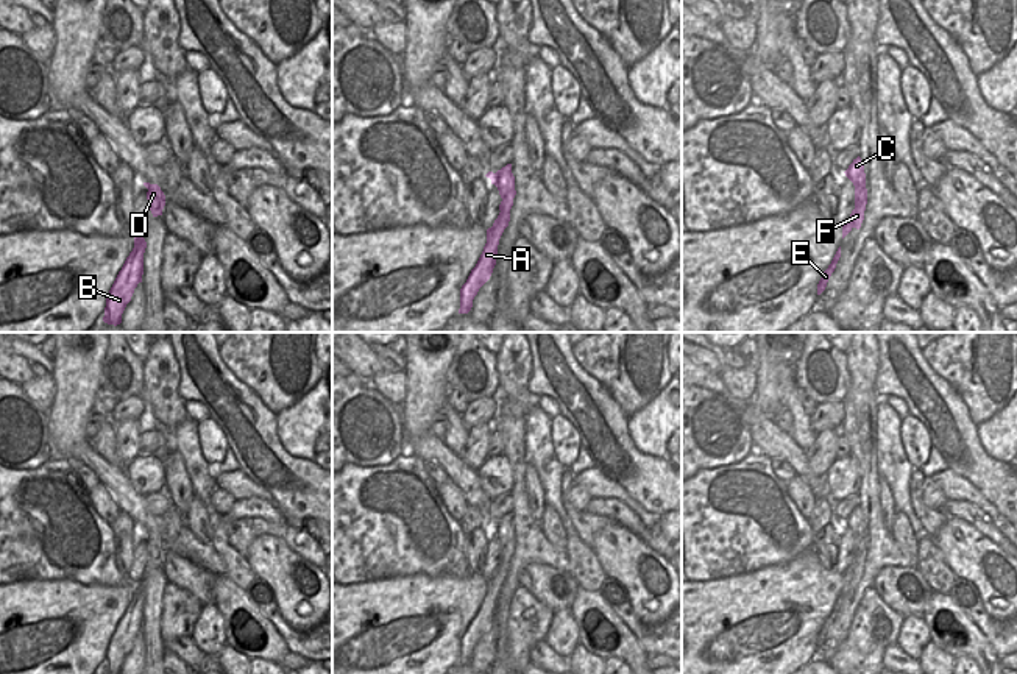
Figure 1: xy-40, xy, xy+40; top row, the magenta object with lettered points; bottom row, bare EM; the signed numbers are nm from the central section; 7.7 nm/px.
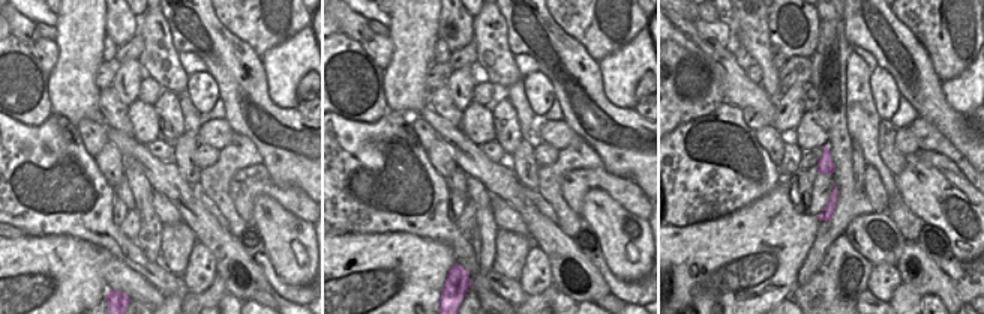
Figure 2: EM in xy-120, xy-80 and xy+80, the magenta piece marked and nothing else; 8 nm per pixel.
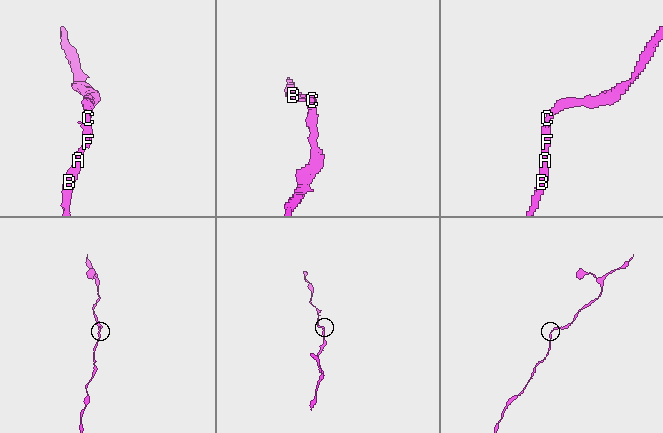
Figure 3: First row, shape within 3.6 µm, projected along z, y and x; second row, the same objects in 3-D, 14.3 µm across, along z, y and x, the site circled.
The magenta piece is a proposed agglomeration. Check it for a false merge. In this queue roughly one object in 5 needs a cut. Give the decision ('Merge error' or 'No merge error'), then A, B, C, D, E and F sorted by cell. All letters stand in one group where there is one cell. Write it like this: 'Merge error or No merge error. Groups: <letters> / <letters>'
No merge error. Groups: A B C D E F.

